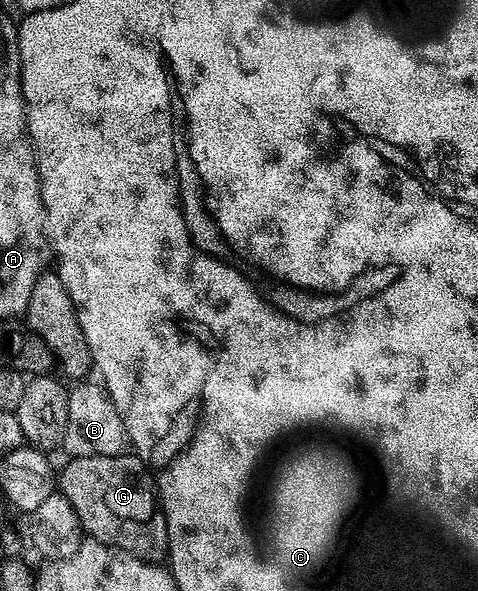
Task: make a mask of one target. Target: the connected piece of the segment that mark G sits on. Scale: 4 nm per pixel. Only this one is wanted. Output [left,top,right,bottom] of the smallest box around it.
[57,456,167,562]

